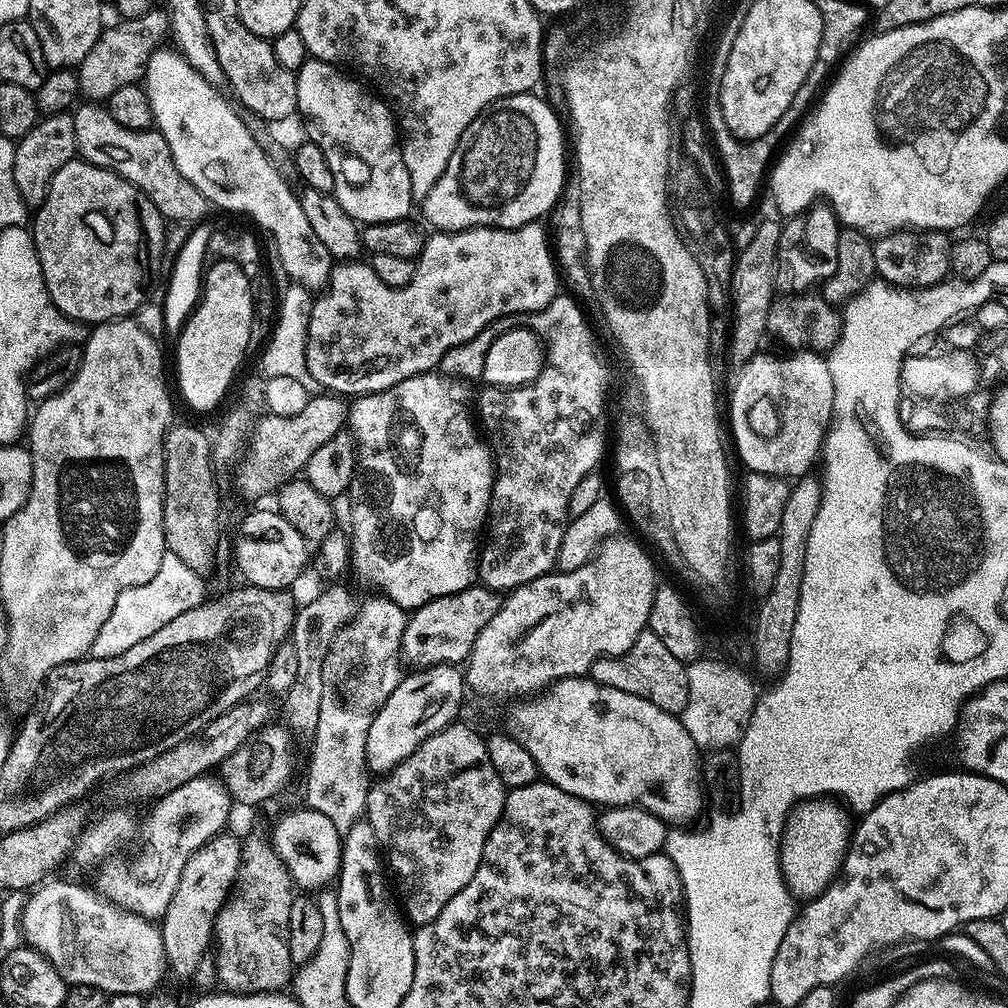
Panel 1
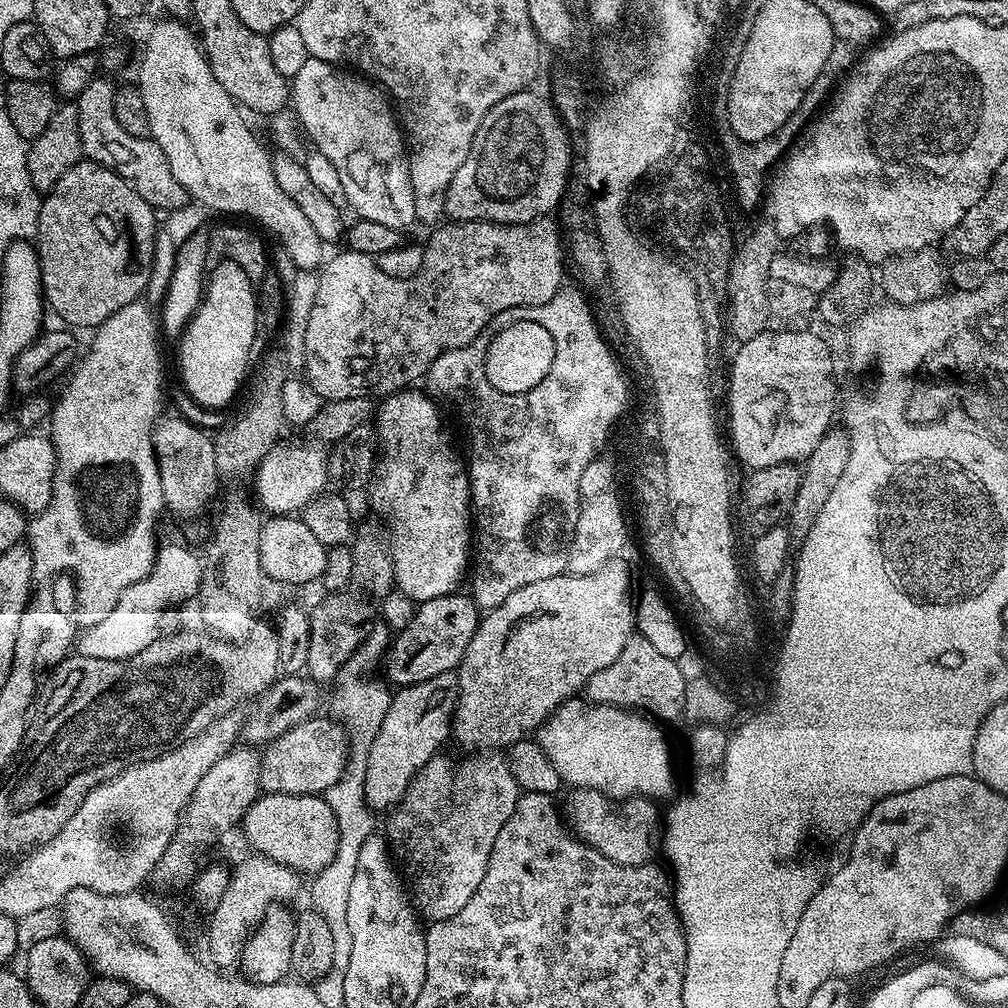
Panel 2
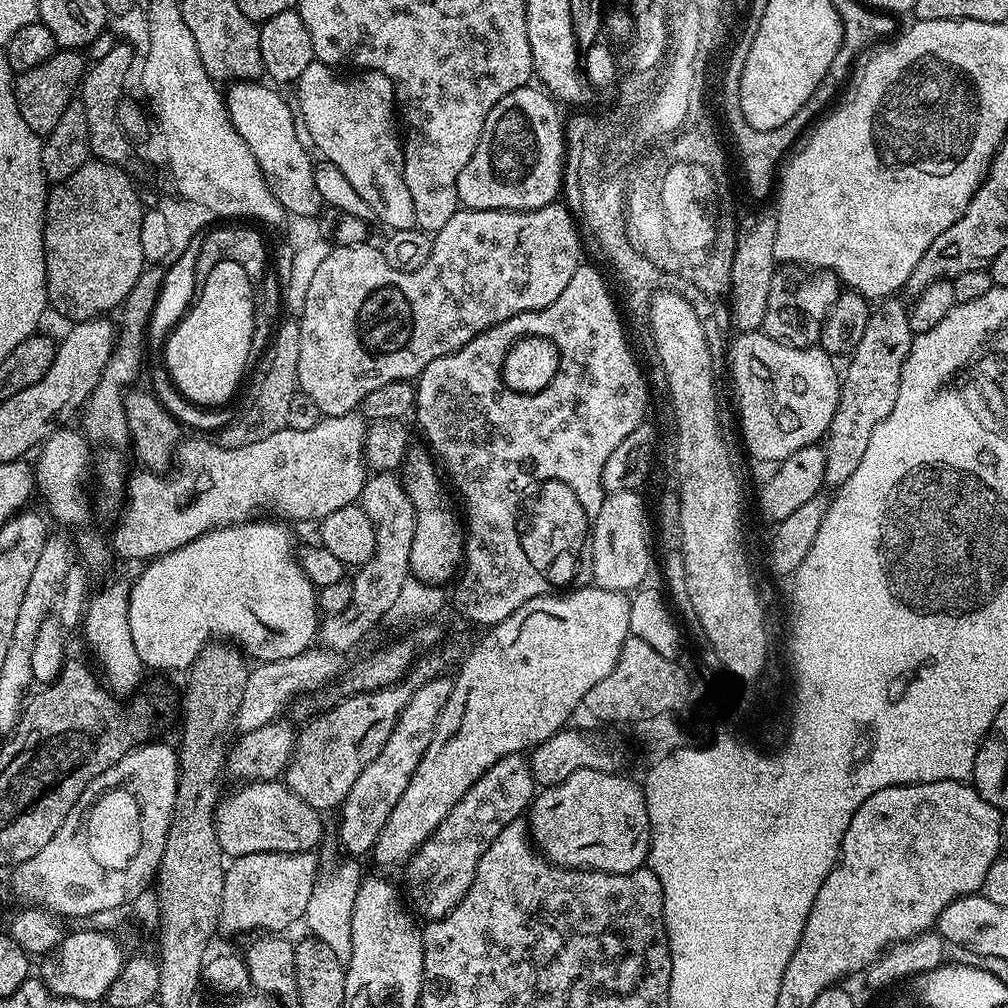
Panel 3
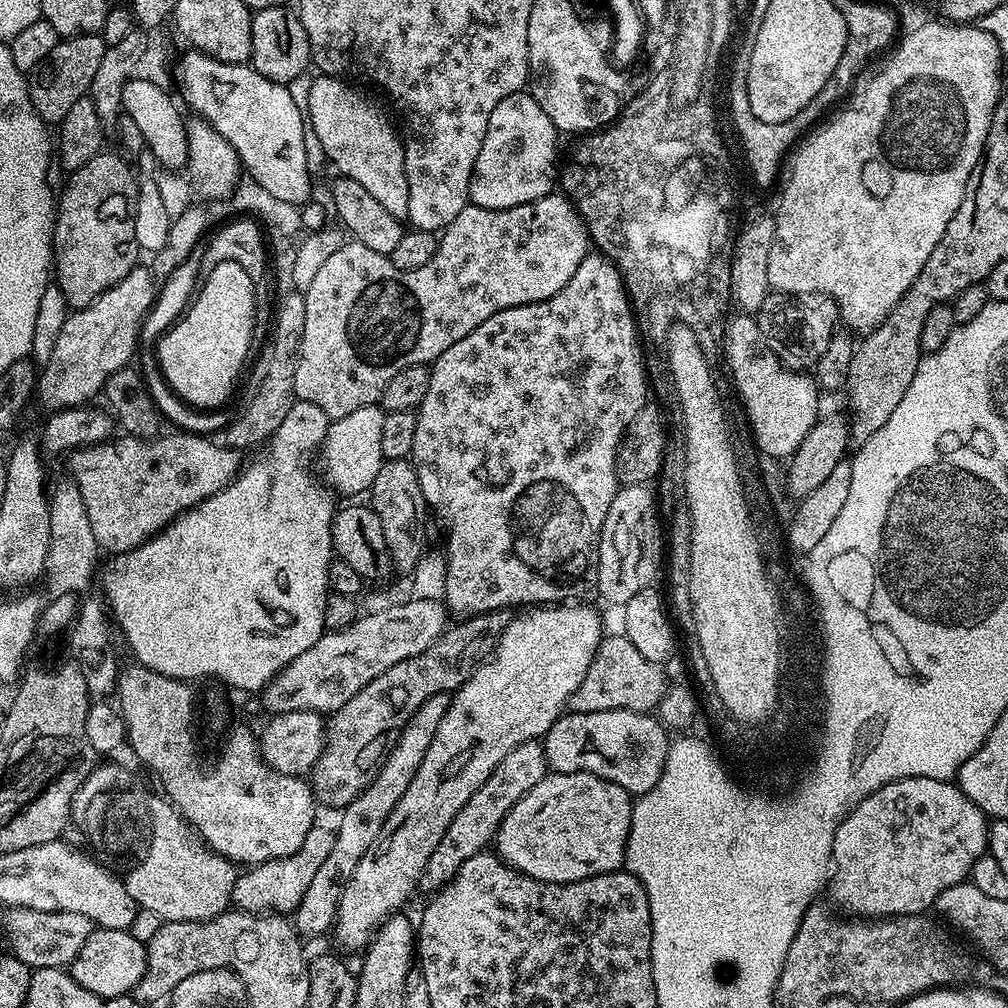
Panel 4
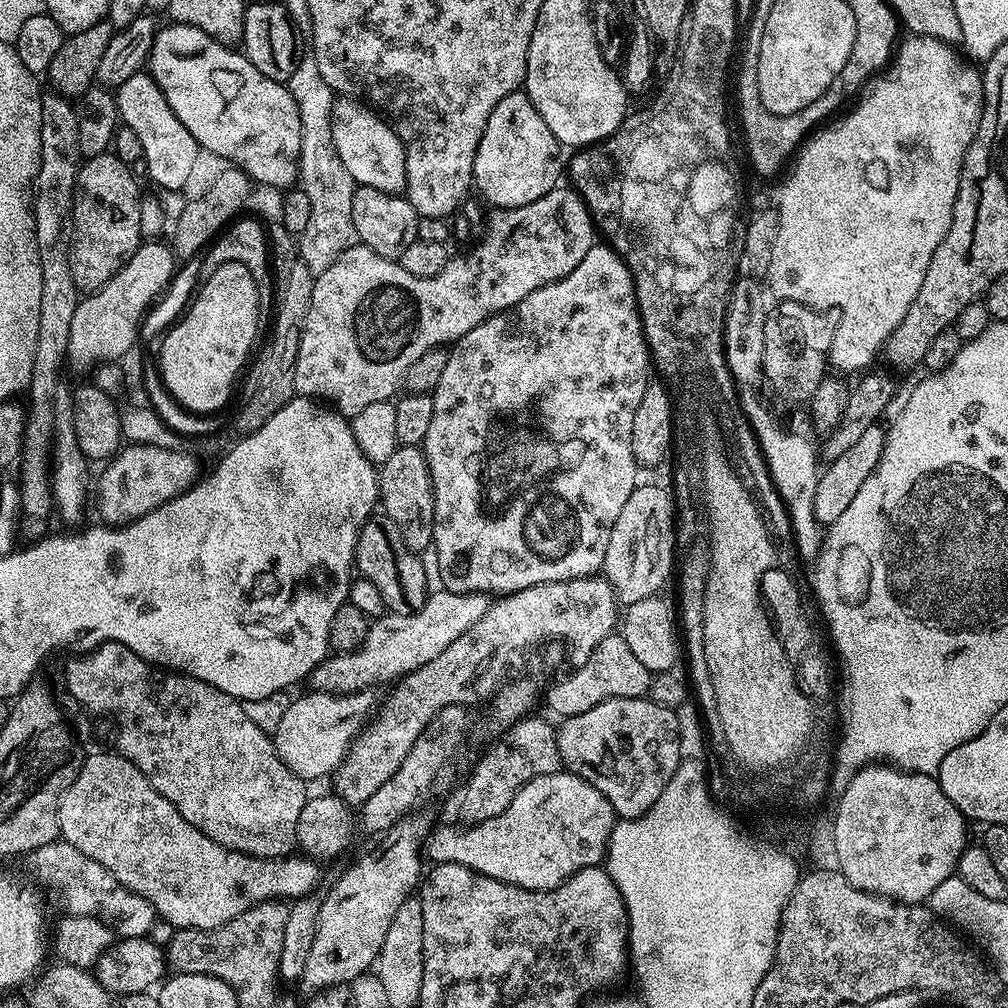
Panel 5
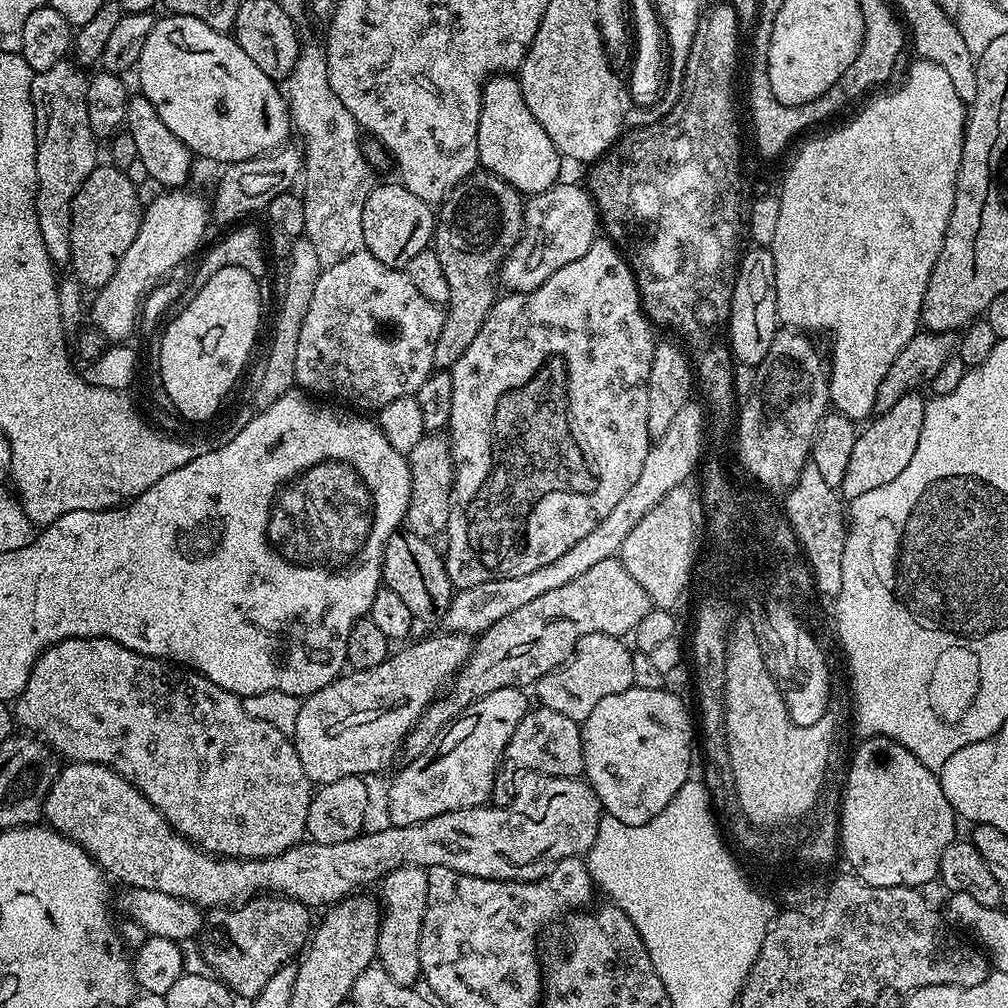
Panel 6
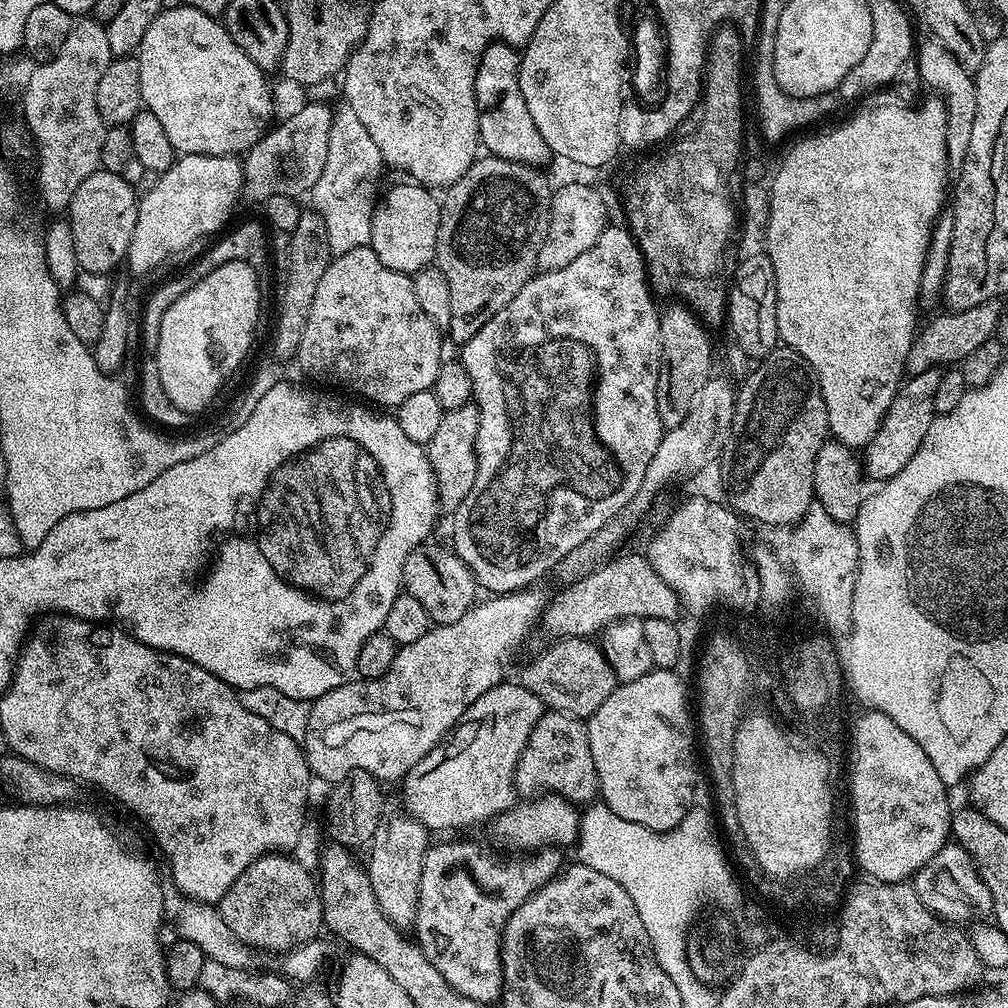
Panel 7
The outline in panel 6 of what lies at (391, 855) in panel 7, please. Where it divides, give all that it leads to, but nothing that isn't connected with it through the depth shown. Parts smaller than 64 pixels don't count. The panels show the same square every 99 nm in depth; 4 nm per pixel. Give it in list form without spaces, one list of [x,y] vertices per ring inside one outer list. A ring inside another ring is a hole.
[[[401,866],[393,868],[382,880],[384,900],[376,954],[379,967],[383,968],[394,982],[415,985],[421,979],[418,946],[422,938],[424,915],[428,905],[428,873],[423,868]]]

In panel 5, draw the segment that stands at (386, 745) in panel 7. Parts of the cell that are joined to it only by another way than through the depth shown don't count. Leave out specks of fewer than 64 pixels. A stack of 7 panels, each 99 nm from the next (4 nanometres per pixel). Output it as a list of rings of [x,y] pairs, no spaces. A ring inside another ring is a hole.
[[[312,690],[309,693],[291,701],[274,733],[276,753],[288,769],[305,782],[331,777],[373,715],[371,691],[337,694]]]

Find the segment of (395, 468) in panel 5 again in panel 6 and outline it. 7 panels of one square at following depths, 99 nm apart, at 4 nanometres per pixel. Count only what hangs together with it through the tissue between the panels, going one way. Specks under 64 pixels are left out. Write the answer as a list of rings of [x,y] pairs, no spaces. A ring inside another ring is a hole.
[[[426,434],[406,453],[412,479],[410,502],[404,515],[407,531],[429,538],[447,529],[452,505],[452,450],[450,440],[444,434]]]

